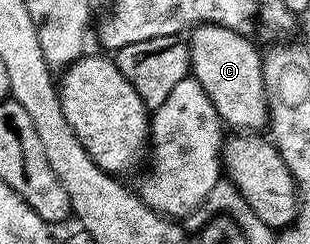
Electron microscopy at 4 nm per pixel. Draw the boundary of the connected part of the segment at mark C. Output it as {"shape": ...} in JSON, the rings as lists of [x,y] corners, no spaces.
{"shape":[[[196,25],[189,33],[190,76],[205,87],[205,95],[209,95],[224,126],[232,125],[235,131],[259,131],[268,124],[263,58],[261,49],[243,36],[247,35],[220,25]]]}

